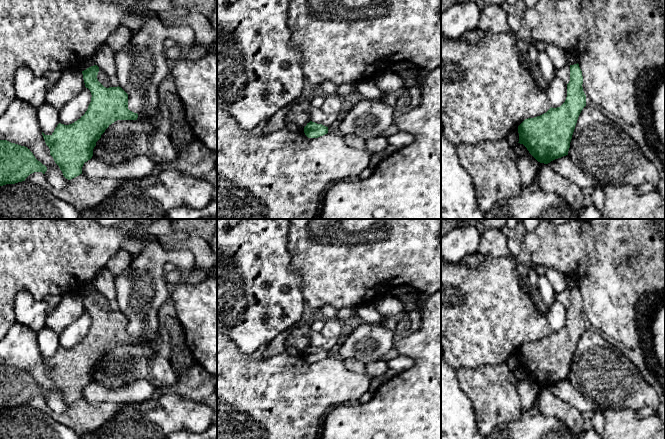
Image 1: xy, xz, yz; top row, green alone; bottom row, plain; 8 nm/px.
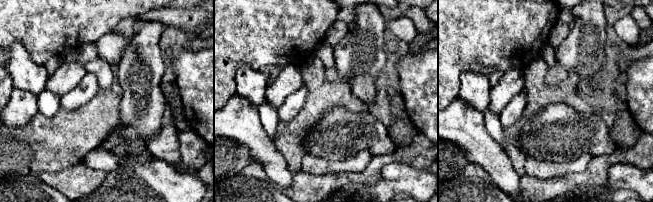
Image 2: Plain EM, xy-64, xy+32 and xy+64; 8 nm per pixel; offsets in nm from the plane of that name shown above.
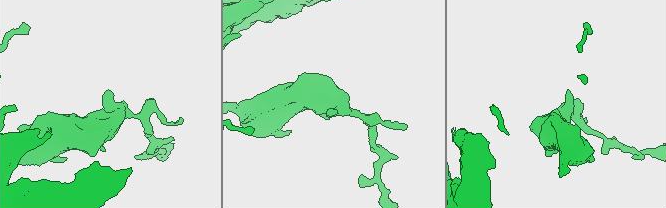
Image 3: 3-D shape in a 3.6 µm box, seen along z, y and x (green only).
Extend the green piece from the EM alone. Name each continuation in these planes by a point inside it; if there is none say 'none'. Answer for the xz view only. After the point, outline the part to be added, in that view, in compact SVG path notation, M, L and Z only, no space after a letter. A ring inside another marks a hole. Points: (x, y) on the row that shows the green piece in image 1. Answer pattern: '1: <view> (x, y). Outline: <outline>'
none

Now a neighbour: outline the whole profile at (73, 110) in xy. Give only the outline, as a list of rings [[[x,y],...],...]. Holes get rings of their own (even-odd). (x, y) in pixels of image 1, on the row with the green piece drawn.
[[[84,89],[72,100],[67,102],[60,110],[59,121],[61,124],[69,125],[80,119],[88,109],[91,102],[91,92]]]

